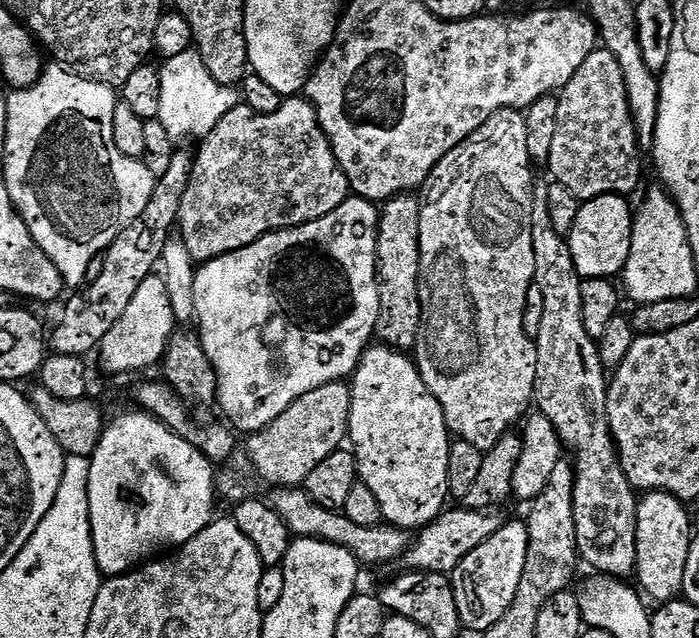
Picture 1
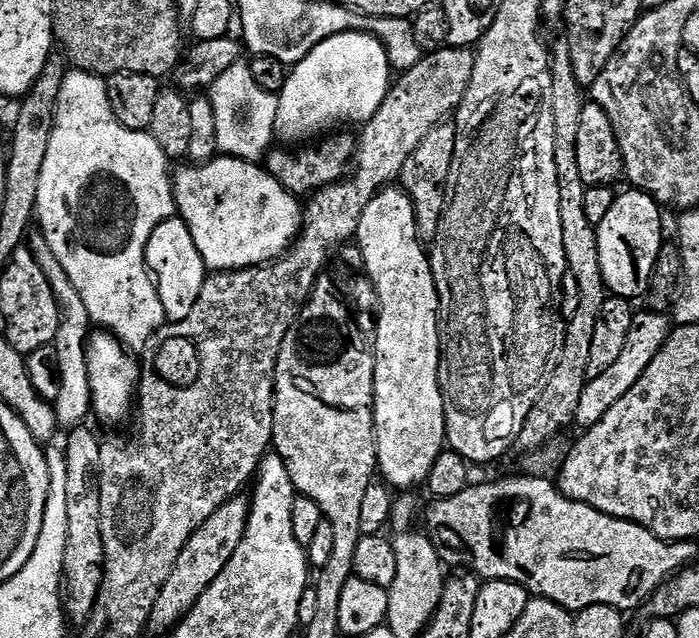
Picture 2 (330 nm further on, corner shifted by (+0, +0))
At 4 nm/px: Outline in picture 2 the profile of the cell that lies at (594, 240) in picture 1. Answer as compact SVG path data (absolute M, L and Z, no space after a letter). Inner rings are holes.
M627 190L615 197L610 212L599 217L598 262L602 266L605 289L611 295L635 301L635 296L652 287L653 272L659 260L660 248L666 243L664 224L660 221L661 205L648 192Z

